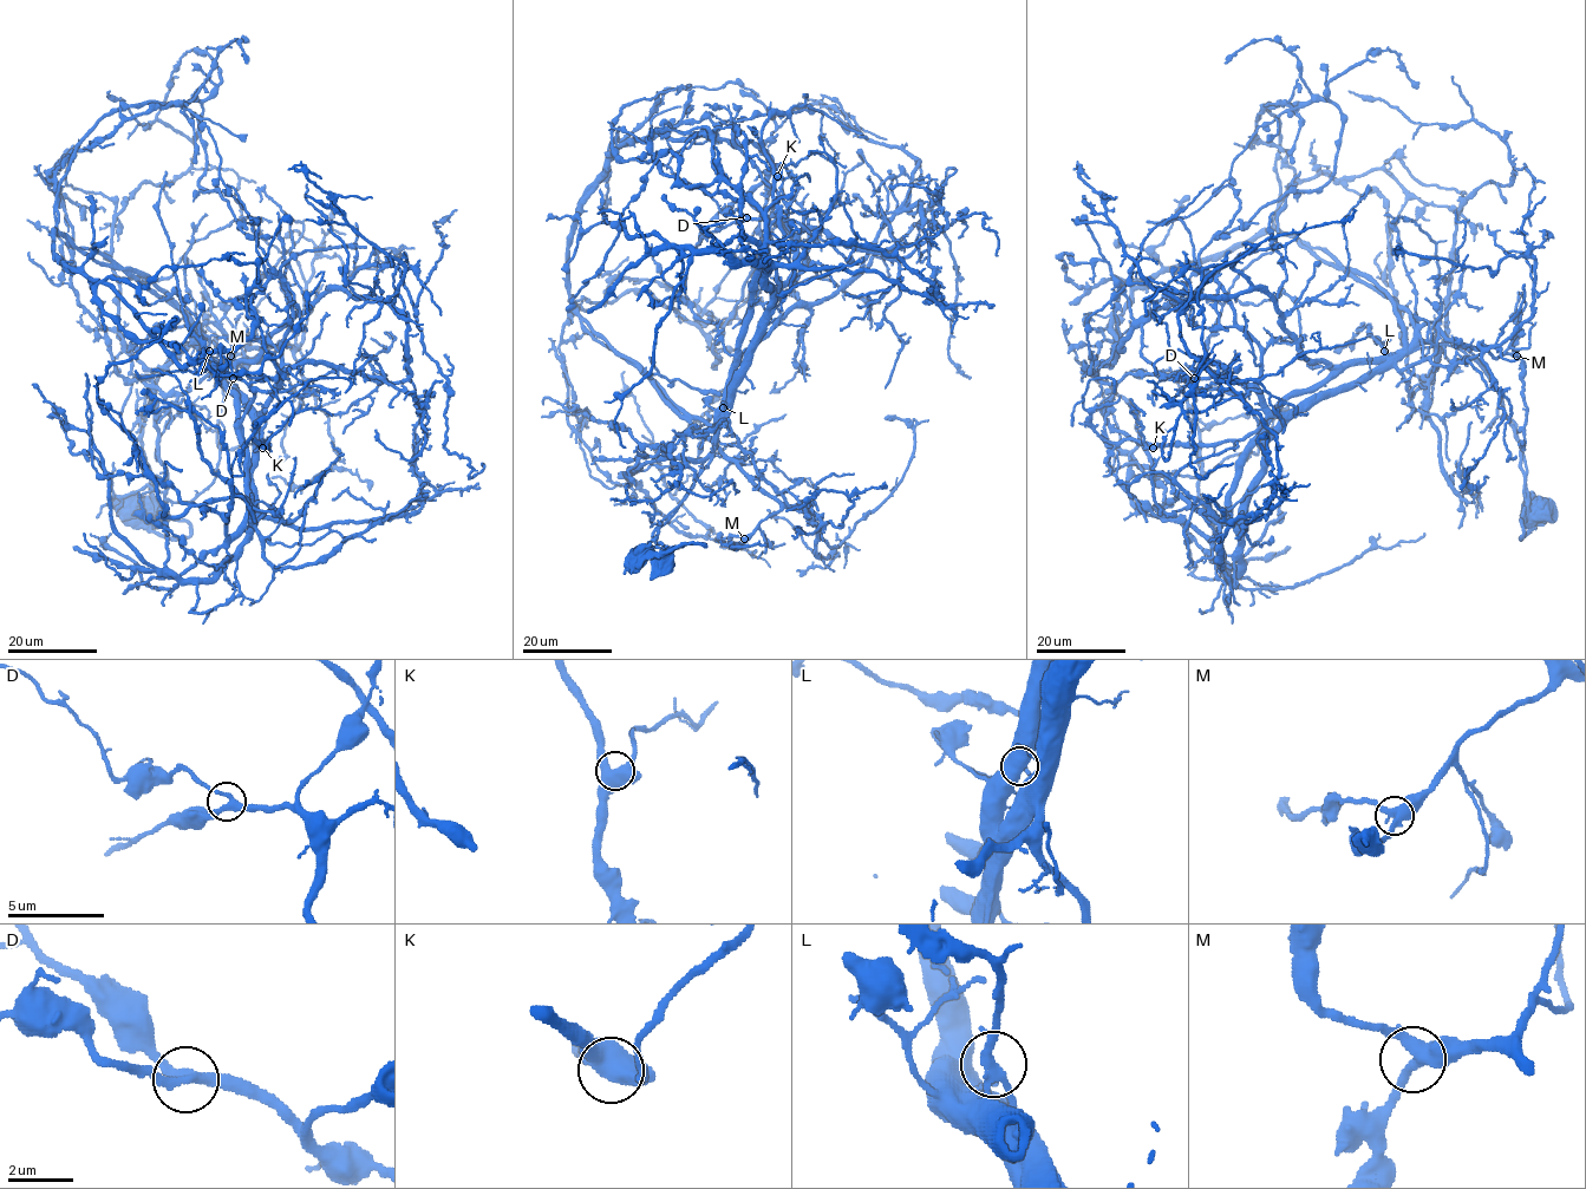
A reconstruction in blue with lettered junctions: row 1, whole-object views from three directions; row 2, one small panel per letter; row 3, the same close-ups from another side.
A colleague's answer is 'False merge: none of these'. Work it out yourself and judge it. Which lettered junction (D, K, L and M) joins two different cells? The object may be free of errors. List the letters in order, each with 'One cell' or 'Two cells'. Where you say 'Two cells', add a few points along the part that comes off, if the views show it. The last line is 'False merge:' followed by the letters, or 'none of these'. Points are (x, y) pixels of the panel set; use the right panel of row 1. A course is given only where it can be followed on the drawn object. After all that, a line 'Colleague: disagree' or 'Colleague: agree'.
D: One cell
K: One cell
L: Two cells. Course of the part to remove: (1384, 351), (1267, 443), (1229, 579), (1199, 481), (1255, 453), (1288, 403)
M: One cell
False merge: L
Colleague: disagree

